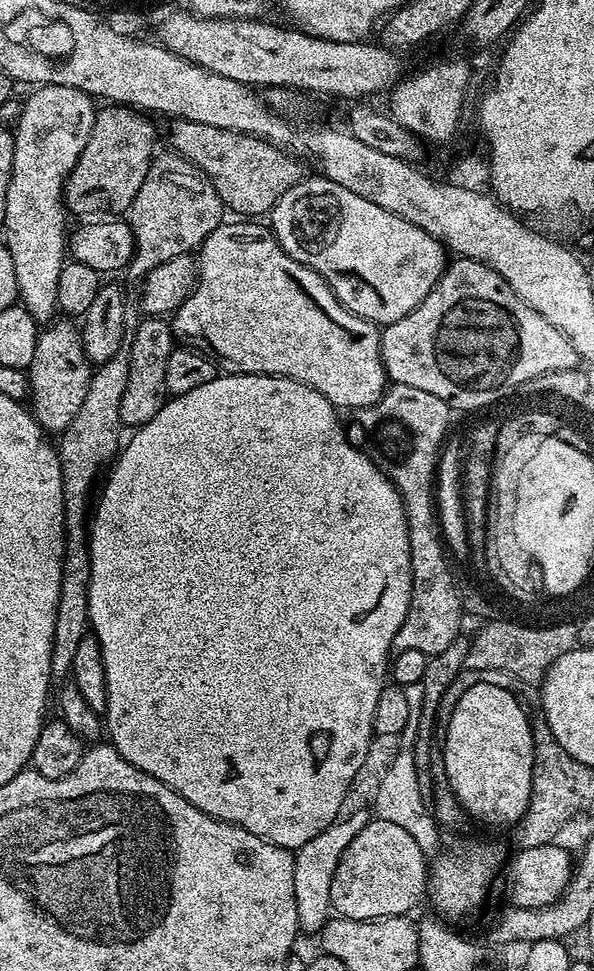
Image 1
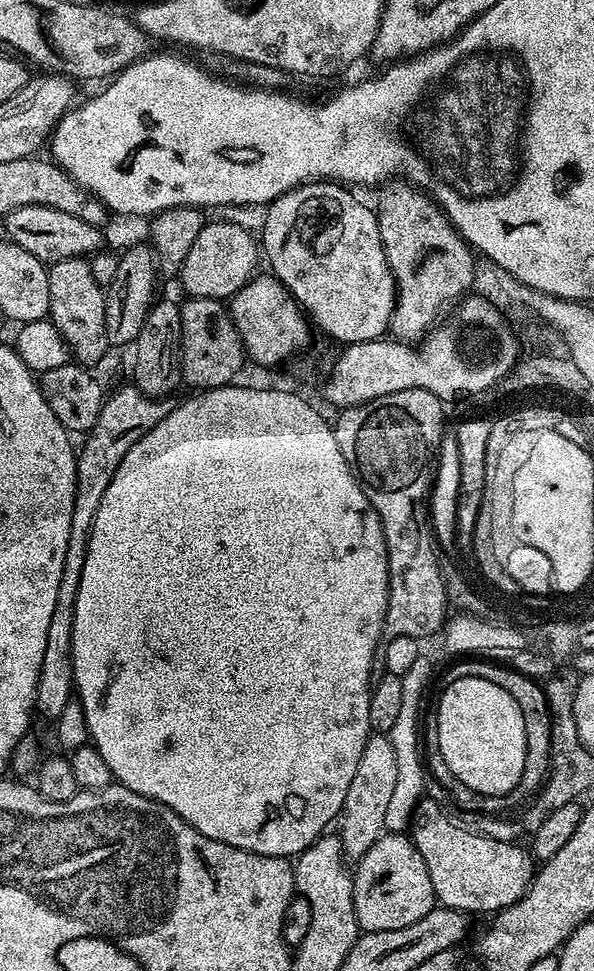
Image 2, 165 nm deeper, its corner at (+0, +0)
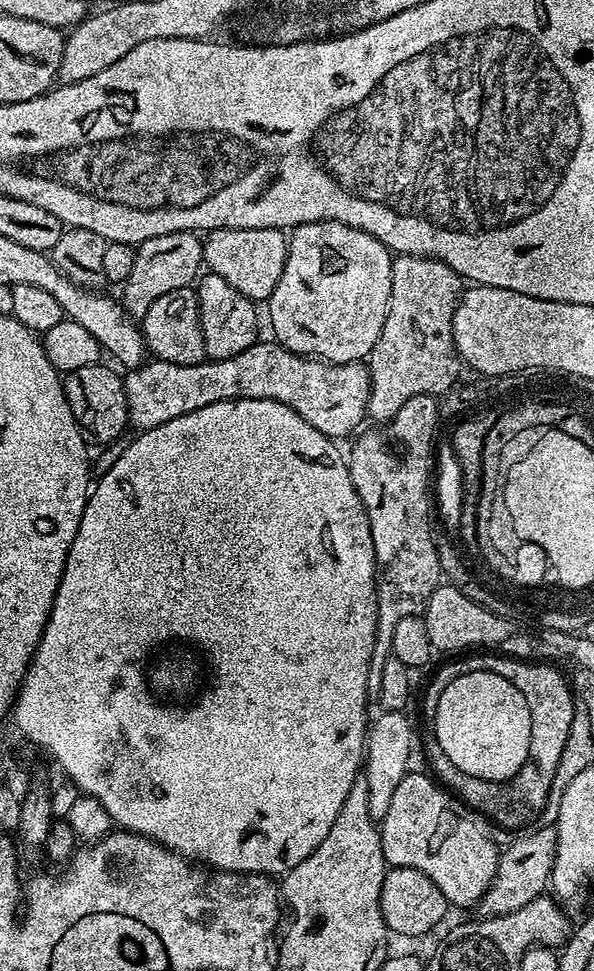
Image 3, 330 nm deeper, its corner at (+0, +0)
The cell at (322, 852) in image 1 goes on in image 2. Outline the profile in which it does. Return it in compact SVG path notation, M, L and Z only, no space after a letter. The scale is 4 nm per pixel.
M388 734L369 735L366 746L362 750L362 758L358 762L358 770L354 770L354 778L350 782L350 790L346 790L344 811L339 817L338 835L344 855L348 858L359 858L385 835L384 827L386 809L393 797L394 786L397 785L397 759L394 756L394 746Z

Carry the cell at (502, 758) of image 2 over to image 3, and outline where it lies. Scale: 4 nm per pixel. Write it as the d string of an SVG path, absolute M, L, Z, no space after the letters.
M470 673L455 678L438 699L434 735L458 769L486 780L510 780L527 760L530 711L526 698L506 678Z

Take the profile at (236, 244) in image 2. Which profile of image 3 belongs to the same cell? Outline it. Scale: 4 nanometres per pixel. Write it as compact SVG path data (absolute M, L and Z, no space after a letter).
M213 228L203 237L207 271L226 278L234 290L253 302L266 302L282 278L288 253L288 236L279 228Z

